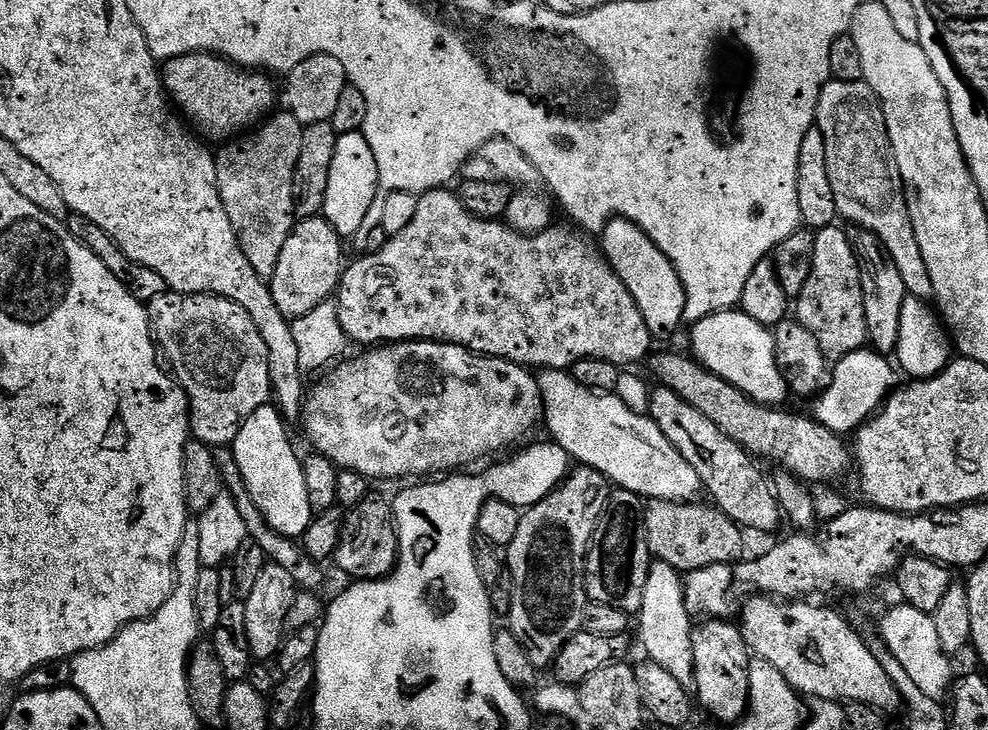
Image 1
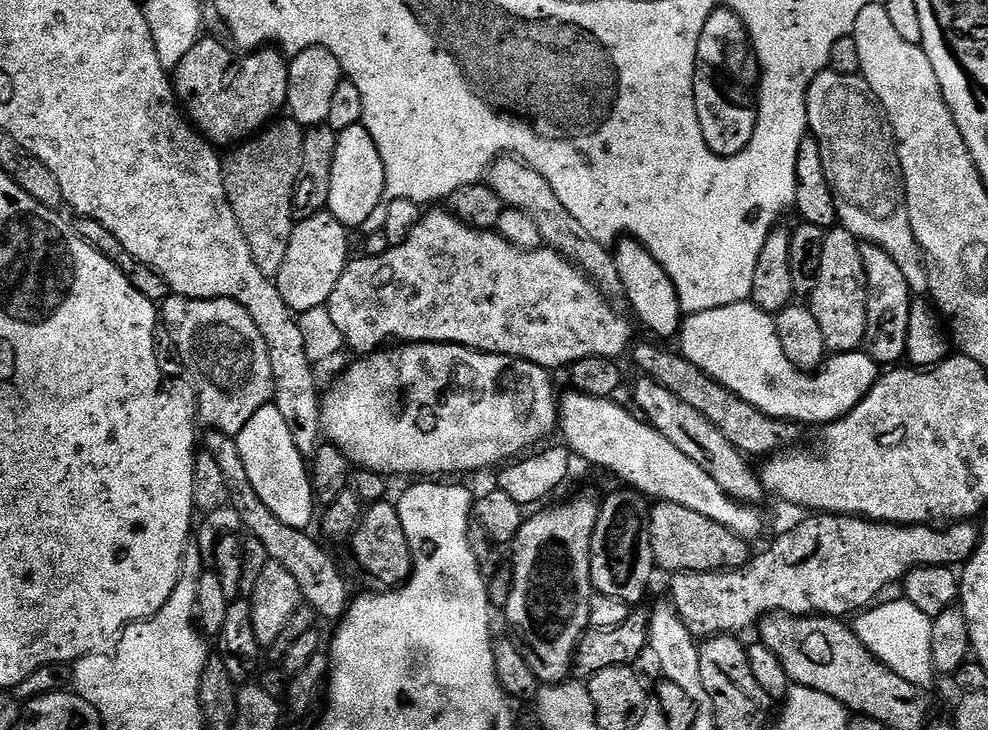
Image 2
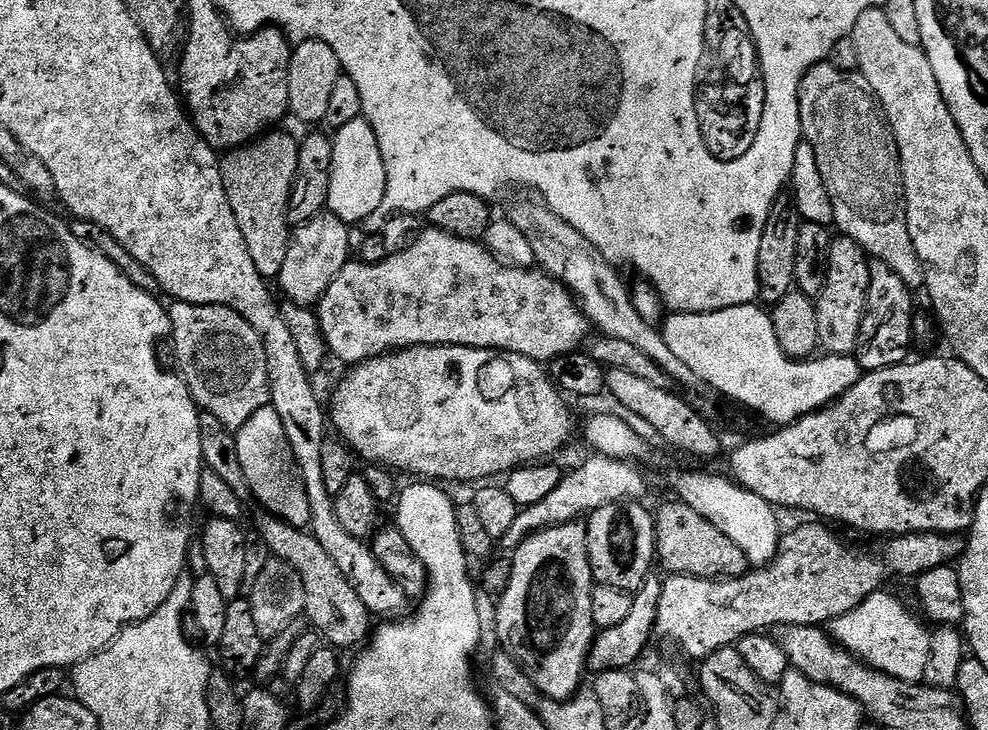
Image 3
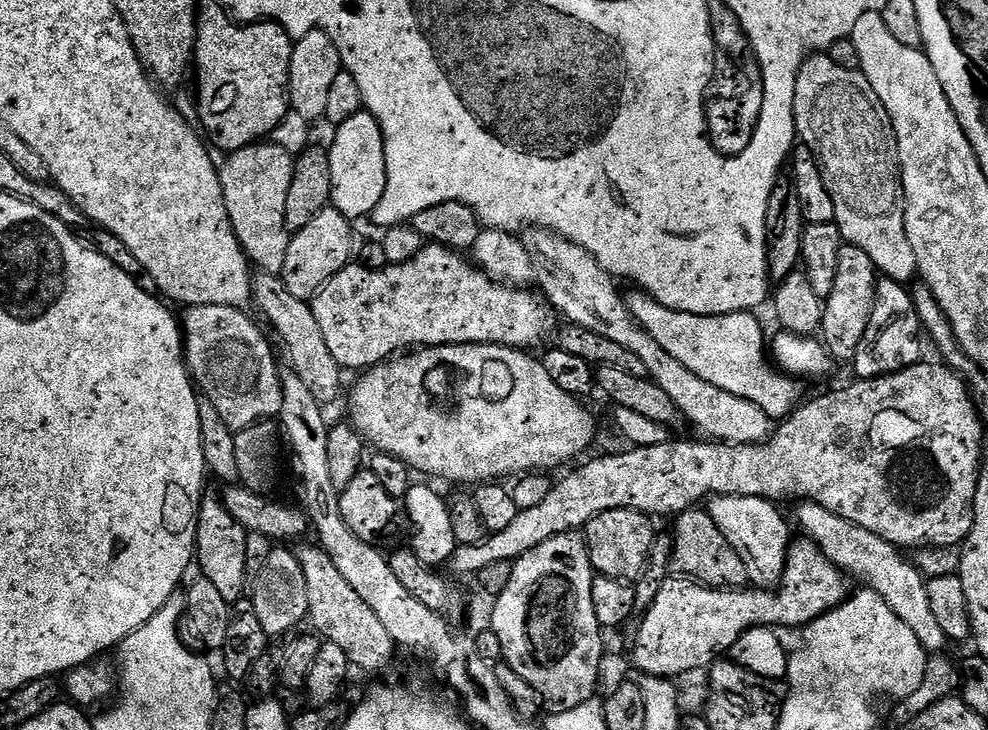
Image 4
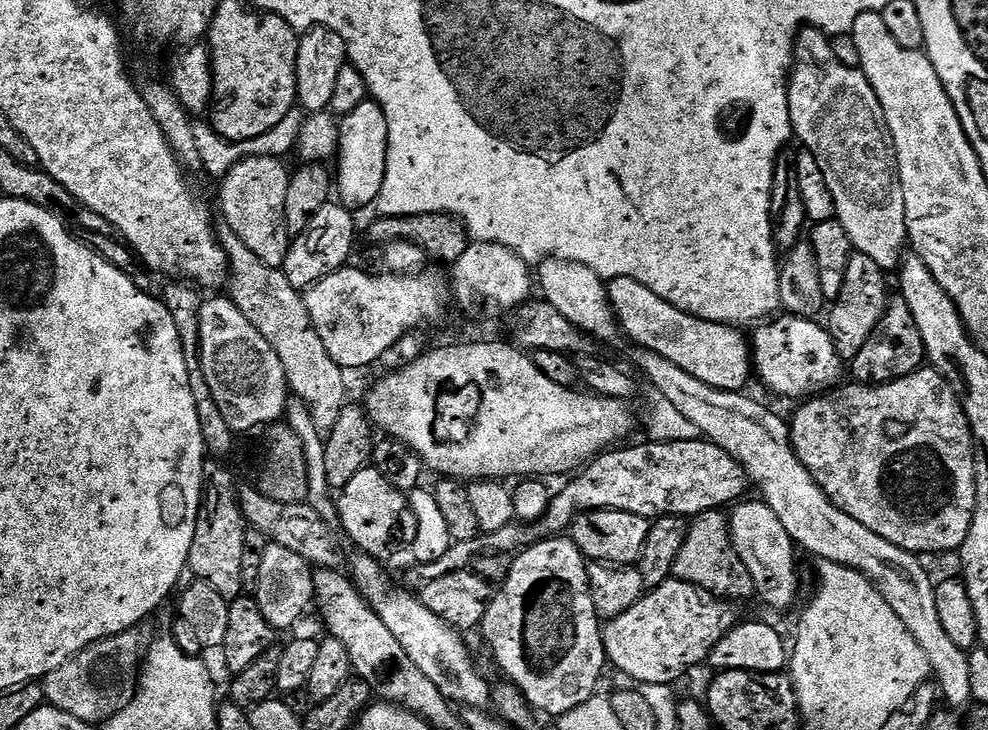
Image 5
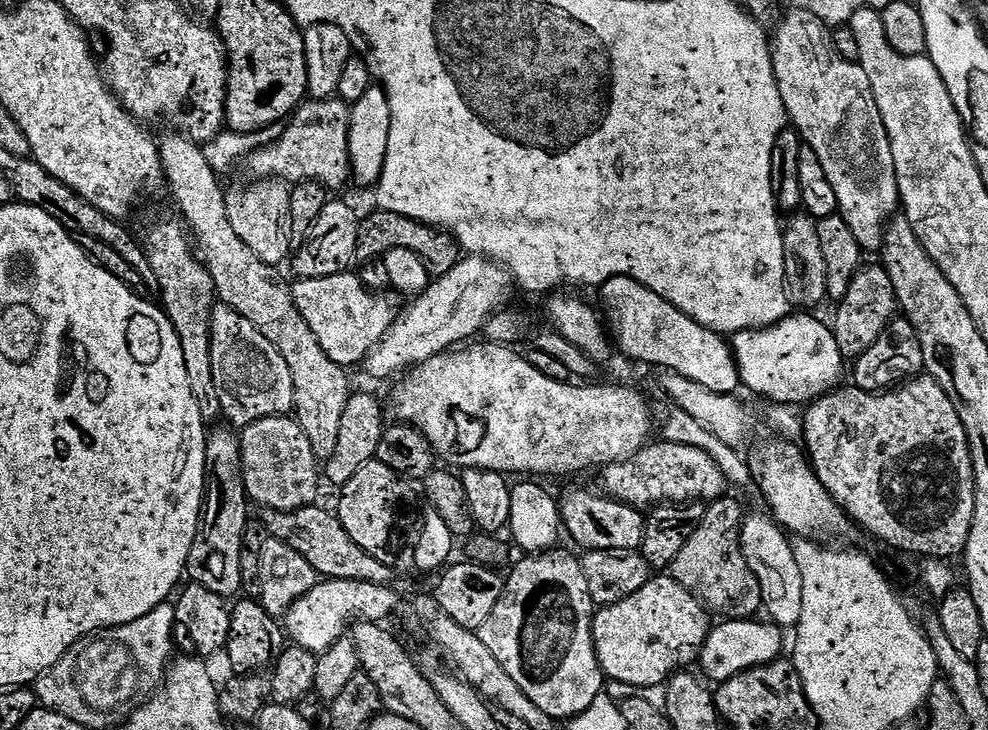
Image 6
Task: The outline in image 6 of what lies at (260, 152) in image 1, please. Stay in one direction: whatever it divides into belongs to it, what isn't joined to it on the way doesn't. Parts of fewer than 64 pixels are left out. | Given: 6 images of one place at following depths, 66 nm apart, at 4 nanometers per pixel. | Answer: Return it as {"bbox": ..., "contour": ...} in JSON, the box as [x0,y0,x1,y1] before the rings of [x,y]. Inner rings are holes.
{"bbox":[226,179,294,266],"contour":[[[257,179],[256,184],[248,184],[245,188],[240,188],[237,192],[227,193],[228,205],[226,211],[230,218],[230,225],[234,226],[234,231],[242,238],[247,246],[250,246],[254,253],[263,263],[275,266],[283,265],[284,260],[289,259],[293,251],[294,233],[292,231],[292,219],[290,218],[290,198],[292,188],[283,180]]]}

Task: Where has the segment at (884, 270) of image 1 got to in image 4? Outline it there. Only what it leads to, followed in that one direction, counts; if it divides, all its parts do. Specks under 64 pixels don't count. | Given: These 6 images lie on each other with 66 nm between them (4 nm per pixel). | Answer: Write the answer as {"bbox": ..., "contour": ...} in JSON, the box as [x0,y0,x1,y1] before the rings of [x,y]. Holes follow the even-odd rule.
{"bbox":[850,279,922,380],"contour":[[[877,279],[876,305],[866,326],[866,334],[862,334],[862,342],[858,342],[858,350],[850,362],[850,368],[853,368],[857,372],[855,375],[862,380],[873,380],[879,376],[889,376],[913,368],[922,360],[920,336],[922,340],[922,325],[912,301],[911,291],[897,280]]]}

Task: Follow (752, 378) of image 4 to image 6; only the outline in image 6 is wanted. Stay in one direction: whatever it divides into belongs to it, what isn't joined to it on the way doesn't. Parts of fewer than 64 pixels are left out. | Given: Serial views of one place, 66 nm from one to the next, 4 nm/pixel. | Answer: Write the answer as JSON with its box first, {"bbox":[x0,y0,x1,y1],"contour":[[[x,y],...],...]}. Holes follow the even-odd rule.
{"bbox":[599,276,741,394],"contour":[[[615,276],[599,285],[603,315],[615,347],[640,364],[657,364],[668,372],[676,372],[698,386],[706,386],[721,394],[732,394],[741,387],[732,345],[721,333],[712,332],[682,314],[666,298],[658,298],[654,290],[646,290],[634,278]]]}

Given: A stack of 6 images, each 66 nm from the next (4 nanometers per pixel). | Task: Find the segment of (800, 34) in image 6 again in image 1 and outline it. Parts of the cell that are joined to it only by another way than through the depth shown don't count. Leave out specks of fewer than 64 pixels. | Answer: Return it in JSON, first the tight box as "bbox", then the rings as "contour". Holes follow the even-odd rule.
{"bbox":[815,80,931,297],"contour":[[[829,80],[820,90],[815,127],[820,128],[822,138],[826,138],[826,174],[830,178],[830,187],[834,189],[837,213],[843,219],[845,216],[846,219],[852,220],[848,222],[853,225],[878,234],[890,258],[894,258],[894,266],[898,266],[902,282],[906,282],[906,290],[910,296],[931,297],[930,270],[926,268],[926,262],[918,250],[918,238],[914,234],[914,226],[908,213],[908,197],[904,195],[902,174],[894,158],[890,134],[886,130],[884,108],[872,87],[863,80]]]}

